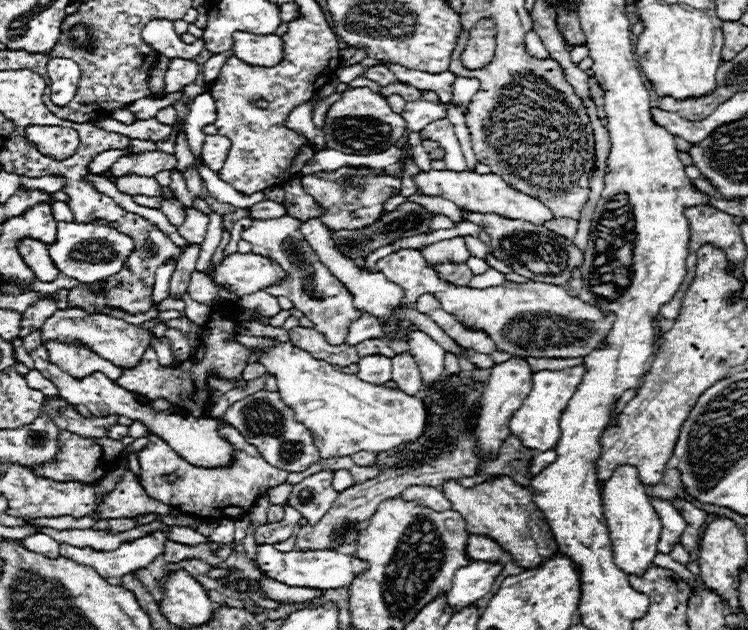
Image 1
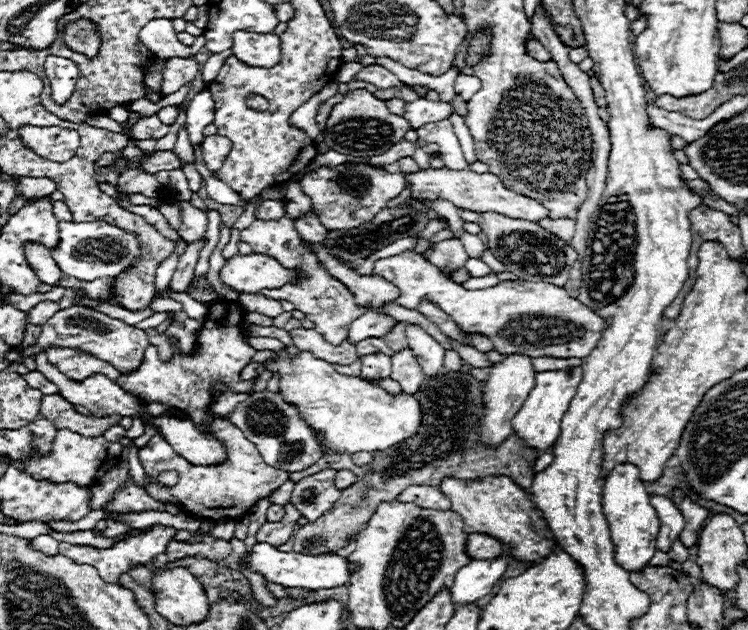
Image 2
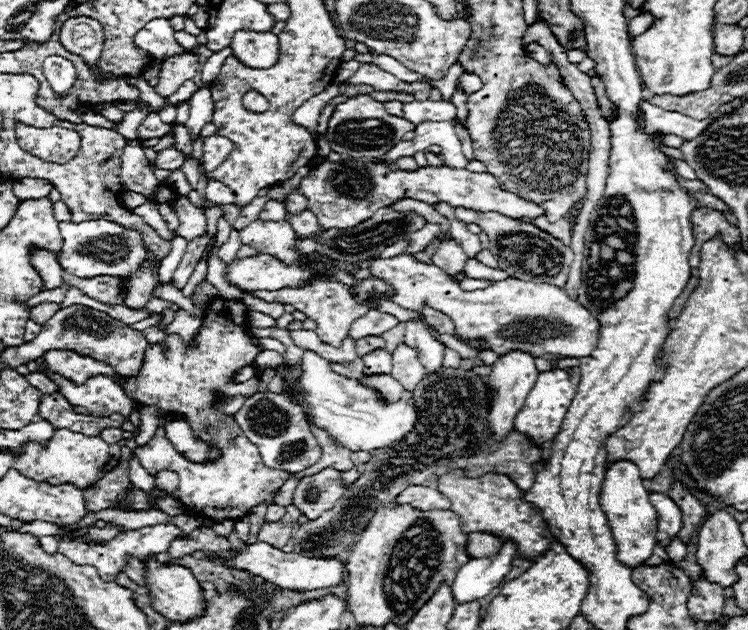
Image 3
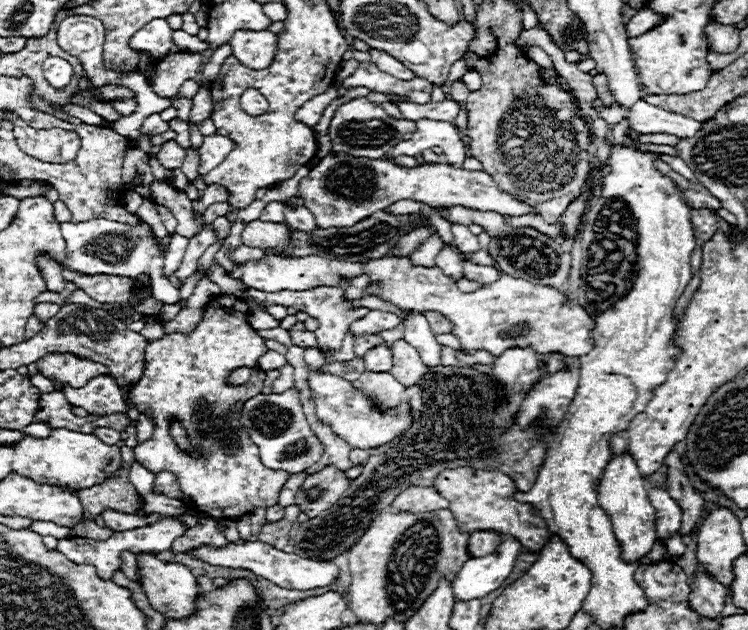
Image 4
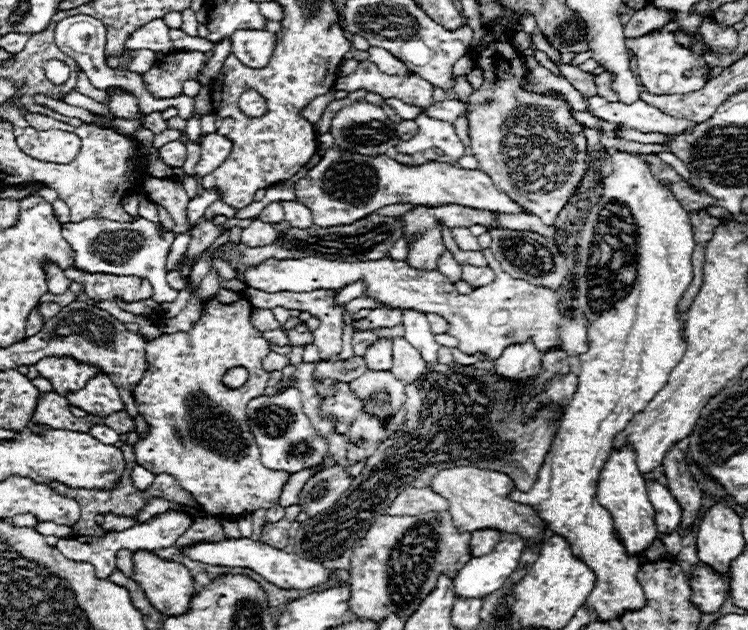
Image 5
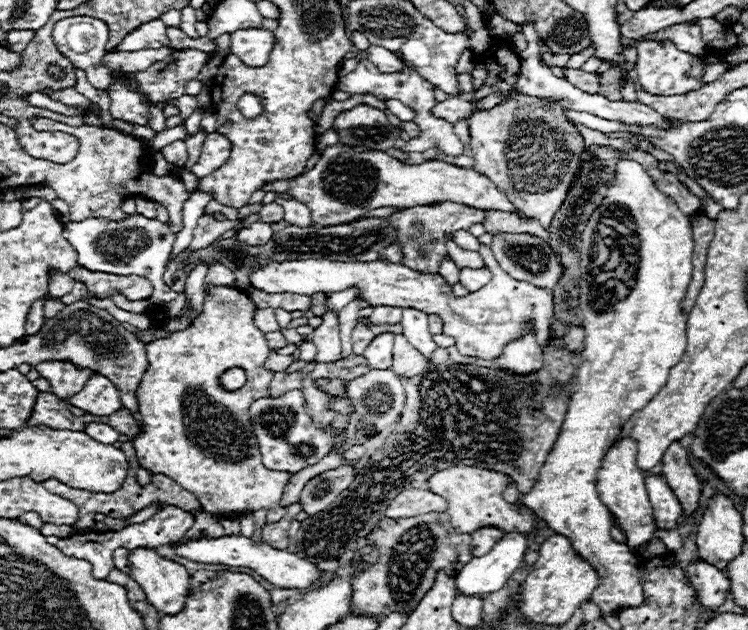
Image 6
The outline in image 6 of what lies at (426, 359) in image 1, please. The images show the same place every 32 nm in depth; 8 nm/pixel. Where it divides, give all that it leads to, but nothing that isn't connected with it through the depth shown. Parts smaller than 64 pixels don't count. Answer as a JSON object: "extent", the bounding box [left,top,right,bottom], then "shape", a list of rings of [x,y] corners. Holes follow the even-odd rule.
{"extent":[400,308,438,360],"shape":[[[404,308],[404,314],[402,314],[402,322],[400,324],[404,328],[404,334],[406,334],[408,342],[414,344],[414,348],[420,350],[420,354],[424,354],[430,360],[432,352],[438,346],[432,340],[432,334],[430,334],[430,328],[428,328],[428,316],[424,312]]]}

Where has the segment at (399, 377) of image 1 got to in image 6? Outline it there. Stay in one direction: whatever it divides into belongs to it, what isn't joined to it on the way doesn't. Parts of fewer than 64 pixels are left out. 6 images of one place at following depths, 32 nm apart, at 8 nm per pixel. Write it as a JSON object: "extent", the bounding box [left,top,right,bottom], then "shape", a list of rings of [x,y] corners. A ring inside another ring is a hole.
{"extent":[392,334,428,378],"shape":[[[402,334],[394,336],[394,364],[392,364],[392,372],[396,376],[414,378],[422,370],[426,370],[426,366],[428,366],[428,360]]]}

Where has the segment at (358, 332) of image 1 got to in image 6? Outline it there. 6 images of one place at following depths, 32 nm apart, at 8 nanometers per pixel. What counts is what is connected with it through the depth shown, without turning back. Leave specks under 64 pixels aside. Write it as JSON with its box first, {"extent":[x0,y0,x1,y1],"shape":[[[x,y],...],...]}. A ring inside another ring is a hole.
{"extent":[368,306,402,324],"shape":[[[376,306],[372,314],[368,316],[370,324],[400,324],[402,320],[402,308],[394,306]]]}

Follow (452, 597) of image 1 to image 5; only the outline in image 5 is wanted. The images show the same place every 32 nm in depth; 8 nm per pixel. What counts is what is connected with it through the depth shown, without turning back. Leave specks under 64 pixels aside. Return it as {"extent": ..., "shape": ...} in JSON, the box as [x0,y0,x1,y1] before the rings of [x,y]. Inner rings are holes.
{"extent":[454,534,524,598],"shape":[[[506,534],[494,552],[472,558],[454,578],[454,592],[458,598],[484,598],[502,588],[506,578],[516,570],[524,542],[516,534]]]}

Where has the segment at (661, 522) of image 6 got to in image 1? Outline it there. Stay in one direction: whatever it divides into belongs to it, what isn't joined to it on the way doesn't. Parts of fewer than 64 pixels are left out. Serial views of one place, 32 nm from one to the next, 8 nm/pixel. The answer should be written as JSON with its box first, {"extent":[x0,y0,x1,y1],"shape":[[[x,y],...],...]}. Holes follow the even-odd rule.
{"extent":[652,500,686,554],"shape":[[[652,500],[652,502],[654,502],[654,508],[658,510],[658,518],[662,518],[662,538],[658,542],[658,550],[662,554],[670,554],[672,548],[680,542],[686,522],[670,502],[664,502],[664,500]]]}

